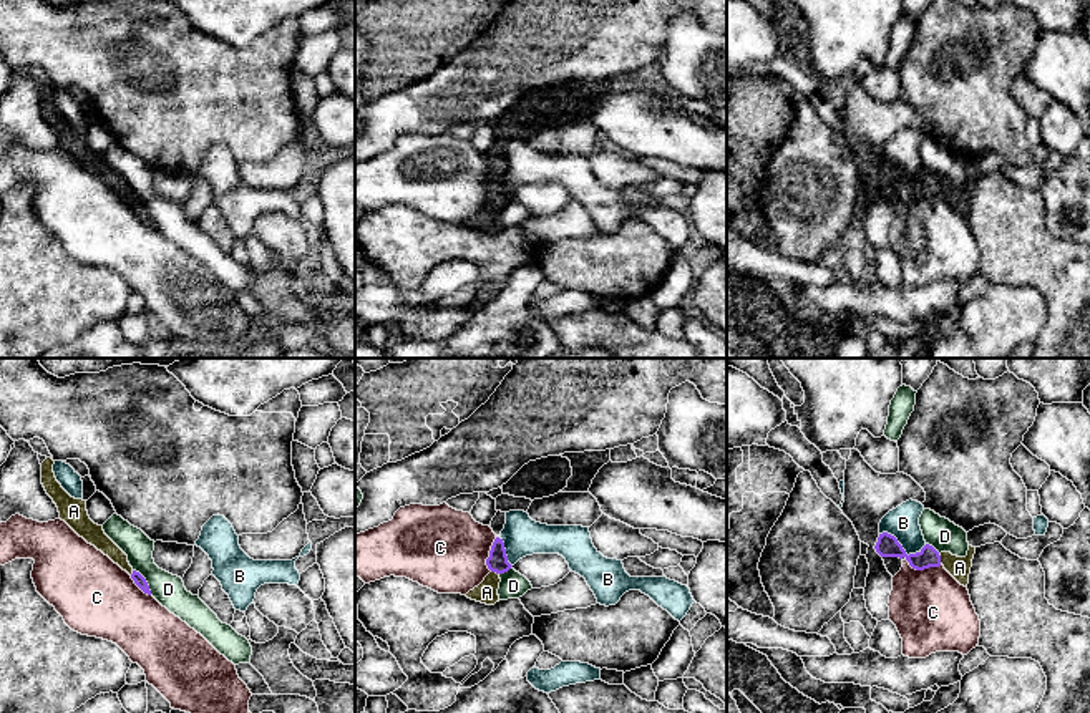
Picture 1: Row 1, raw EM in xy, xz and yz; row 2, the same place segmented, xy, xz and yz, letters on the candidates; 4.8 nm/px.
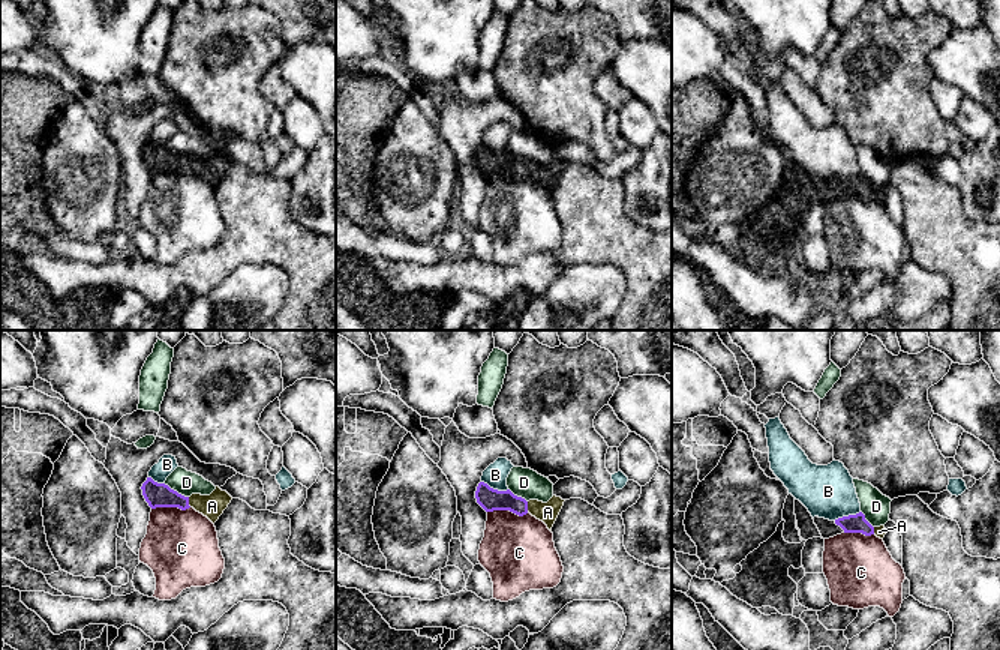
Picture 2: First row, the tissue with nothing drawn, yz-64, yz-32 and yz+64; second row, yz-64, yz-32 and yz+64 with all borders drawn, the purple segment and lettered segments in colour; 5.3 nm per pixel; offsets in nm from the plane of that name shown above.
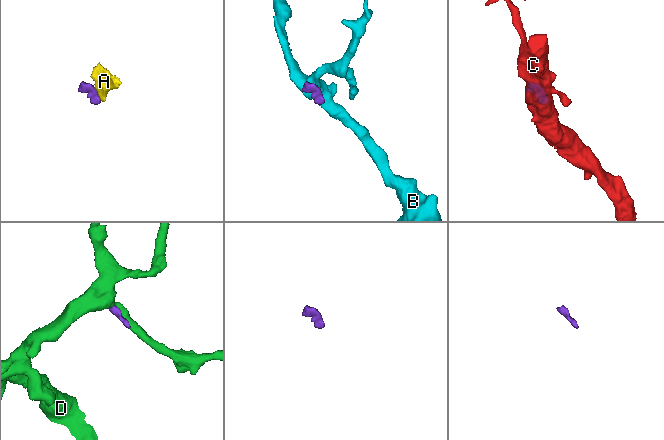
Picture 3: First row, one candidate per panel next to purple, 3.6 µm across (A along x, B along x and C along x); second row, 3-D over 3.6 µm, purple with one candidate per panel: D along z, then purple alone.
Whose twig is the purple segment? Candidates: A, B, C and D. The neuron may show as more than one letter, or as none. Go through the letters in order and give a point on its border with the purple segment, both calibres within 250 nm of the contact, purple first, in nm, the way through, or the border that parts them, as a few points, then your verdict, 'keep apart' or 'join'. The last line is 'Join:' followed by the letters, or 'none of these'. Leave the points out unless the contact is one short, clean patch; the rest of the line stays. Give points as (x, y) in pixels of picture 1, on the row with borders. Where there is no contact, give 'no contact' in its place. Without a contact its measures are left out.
A: yz (939, 559) | 100/110 nm | across yz (928, 557), (939, 559), (948, 559), (959, 567) | join
B: yz (901, 548) | 110/160 nm | along yz (880, 533), (890, 533), (908, 554), (918, 552), (926, 544) | keep apart
C: yz (923, 569) | 110/380 nm | keep apart
D: xy (145, 581) | 60/150 nm | keep apart
Join: A

